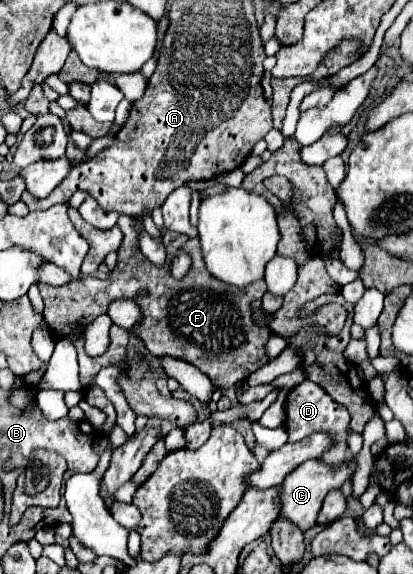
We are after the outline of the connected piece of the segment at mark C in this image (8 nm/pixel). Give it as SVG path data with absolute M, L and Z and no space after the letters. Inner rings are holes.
M317 460L303 462L279 486L279 504L281 504L279 506L279 518L287 518L301 532L311 530L315 526L315 518L317 518L317 514L319 514L319 510L323 506L325 494L331 488L341 488L343 482L353 476L353 472L355 472L355 464L347 464L347 462L339 470L331 470L329 466L325 466L323 462L317 462Z

